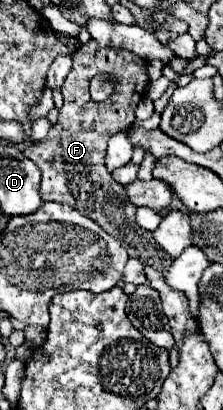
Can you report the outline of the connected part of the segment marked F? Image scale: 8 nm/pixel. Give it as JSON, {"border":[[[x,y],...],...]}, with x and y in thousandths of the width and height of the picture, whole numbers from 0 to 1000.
{"border":[[[422,95],[359,110],[323,139],[323,168],[278,207],[287,256],[260,276],[260,300],[224,310],[206,344],[126,359],[108,368],[108,378],[135,393],[152,393],[161,407],[188,417],[188,446],[179,446],[188,490],[305,495],[368,524],[430,539],[466,563],[484,563],[538,593],[556,593],[556,607],[574,612],[583,627],[628,632],[673,700],[717,715],[726,754],[771,798],[789,846],[807,846],[825,807],[888,802],[888,798],[843,763],[834,720],[771,705],[762,695],[735,695],[726,671],[735,671],[735,656],[753,656],[753,646],[771,646],[771,627],[753,627],[753,617],[735,617],[682,588],[682,568],[664,568],[655,559],[628,559],[610,549],[610,539],[601,539],[610,505],[592,505],[592,500],[574,500],[574,490],[556,490],[556,456],[538,446],[502,441],[502,427],[466,412],[466,373],[475,373],[484,339],[511,324],[529,324],[538,315],[565,315],[601,300],[601,290],[610,290],[601,271],[610,271],[610,256],[637,232],[619,222],[538,222],[538,227],[502,227],[493,246],[475,246],[475,251],[422,251],[404,241],[395,207],[404,207],[404,193],[448,178],[511,178],[538,193],[547,188],[556,193],[655,193],[655,183],[646,183],[655,144],[610,139],[610,129],[592,129],[574,120],[448,115]]]}

